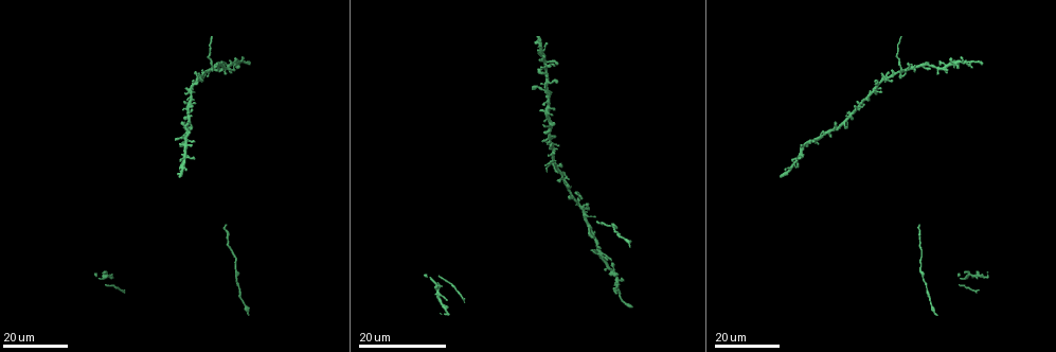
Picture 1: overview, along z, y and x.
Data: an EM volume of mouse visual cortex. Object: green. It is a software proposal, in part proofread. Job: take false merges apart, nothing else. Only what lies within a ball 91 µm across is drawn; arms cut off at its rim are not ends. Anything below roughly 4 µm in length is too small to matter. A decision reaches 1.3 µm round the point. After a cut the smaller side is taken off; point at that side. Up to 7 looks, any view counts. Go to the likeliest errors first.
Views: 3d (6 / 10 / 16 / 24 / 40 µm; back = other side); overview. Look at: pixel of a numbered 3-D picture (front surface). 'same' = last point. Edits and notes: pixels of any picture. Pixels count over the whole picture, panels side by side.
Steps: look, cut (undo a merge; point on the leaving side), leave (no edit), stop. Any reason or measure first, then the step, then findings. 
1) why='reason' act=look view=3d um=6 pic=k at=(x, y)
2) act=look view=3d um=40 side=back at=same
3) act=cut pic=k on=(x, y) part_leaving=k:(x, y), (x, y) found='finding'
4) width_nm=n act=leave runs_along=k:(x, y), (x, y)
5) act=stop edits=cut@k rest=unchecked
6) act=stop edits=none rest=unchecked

why='four or more arms meet' act=look view=3d um=16 pic=1 at=(209, 69)

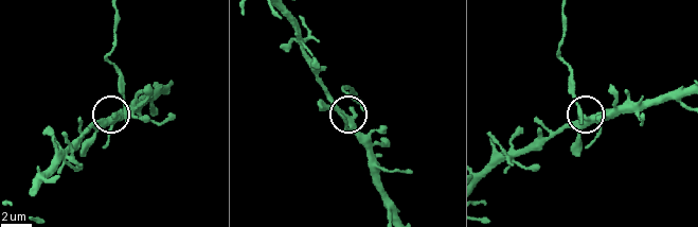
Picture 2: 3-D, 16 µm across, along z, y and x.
act=look view=3d um=6 pic=2 at=(351, 124)

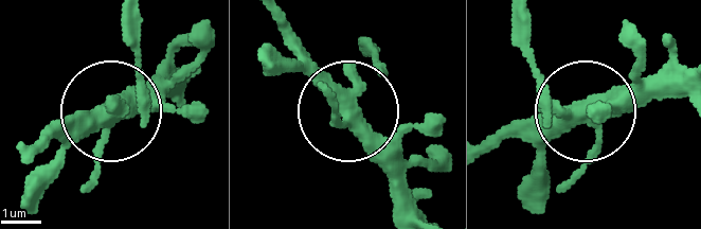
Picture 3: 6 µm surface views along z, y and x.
act=look view=3d um=6 side=back pic=3 at=(349, 104)

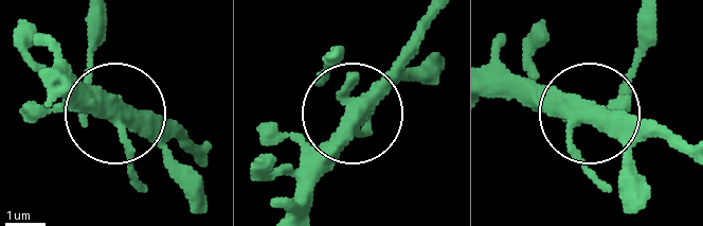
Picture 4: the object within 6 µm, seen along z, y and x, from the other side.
side_arm_um=12 act=leave found='all the same neuron'

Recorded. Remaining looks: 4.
why='two arms in line, one across' act=look view=3d um=24 pic=1 at=(841, 124)

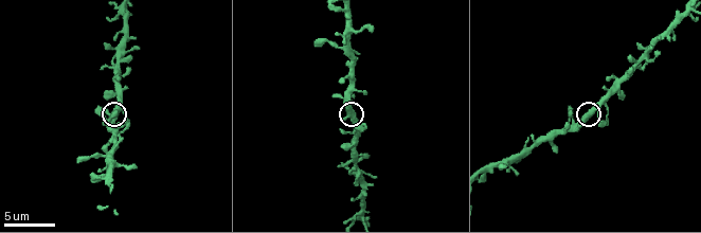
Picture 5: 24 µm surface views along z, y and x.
act=look view=3d um=10 pic=5 at=(118, 107)

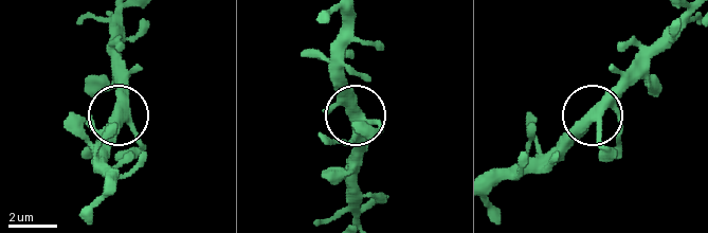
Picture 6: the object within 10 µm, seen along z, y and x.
act=leave found='all the same neuron'

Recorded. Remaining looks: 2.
why='thick turns thin' act=look view=3d um=16 pic=1 at=(919, 230)

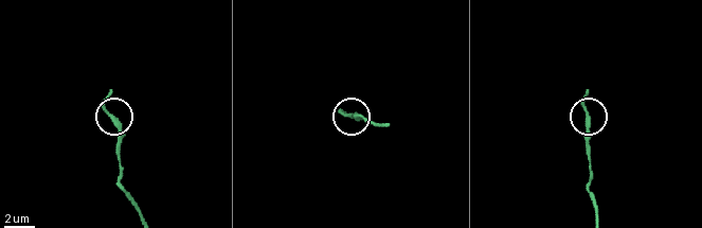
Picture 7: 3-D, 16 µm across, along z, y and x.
act=look view=3d um=10 pic=7 at=(345, 115)

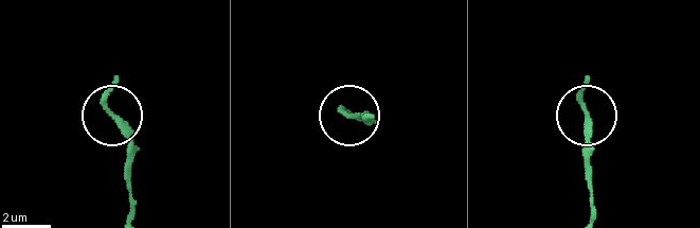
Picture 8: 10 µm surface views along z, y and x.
act=leave runs_along=8:(587, 76), (580, 99), (587, 170) found='all the same neuron'

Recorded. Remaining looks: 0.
act=stop edits=none rest=unchecked

